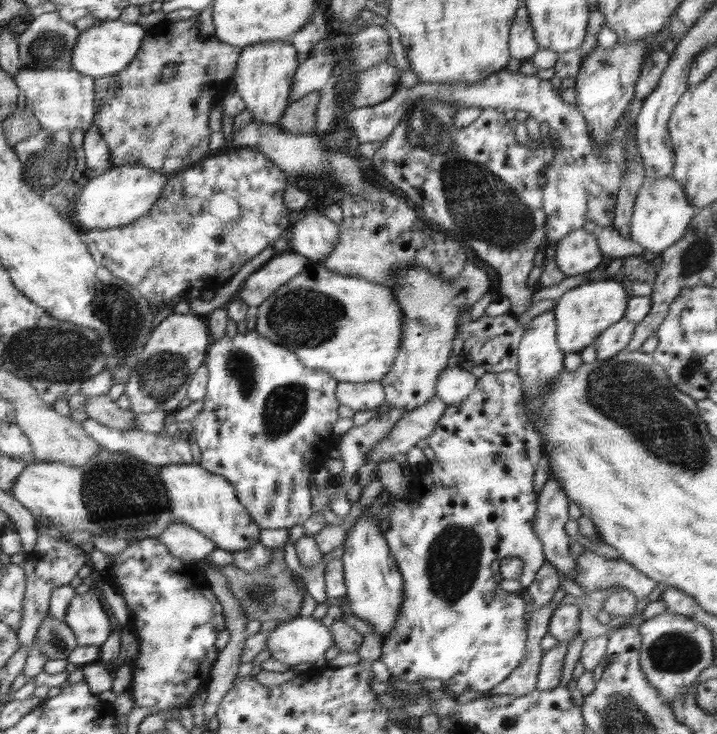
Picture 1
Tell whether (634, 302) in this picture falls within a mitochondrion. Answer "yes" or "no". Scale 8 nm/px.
no

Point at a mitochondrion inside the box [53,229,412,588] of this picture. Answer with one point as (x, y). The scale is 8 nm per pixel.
(115, 492)

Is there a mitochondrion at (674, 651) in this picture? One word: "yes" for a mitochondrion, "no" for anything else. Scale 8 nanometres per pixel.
yes

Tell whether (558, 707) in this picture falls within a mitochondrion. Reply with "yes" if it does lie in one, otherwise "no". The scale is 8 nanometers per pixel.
no

